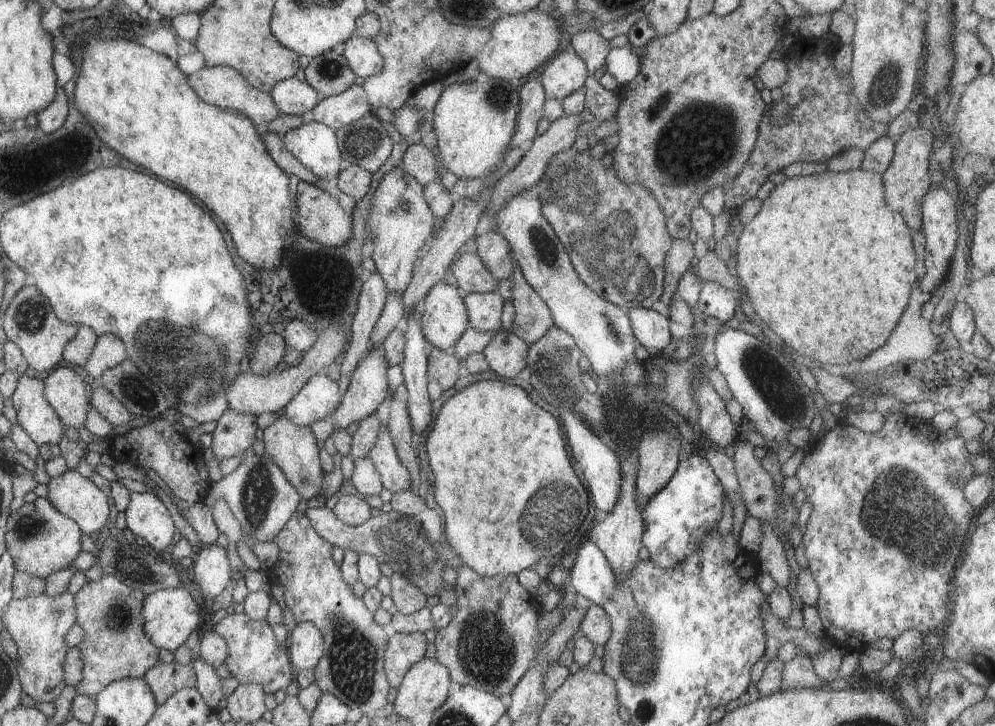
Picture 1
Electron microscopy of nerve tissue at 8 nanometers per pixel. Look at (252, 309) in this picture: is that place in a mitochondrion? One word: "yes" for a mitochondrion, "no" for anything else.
no

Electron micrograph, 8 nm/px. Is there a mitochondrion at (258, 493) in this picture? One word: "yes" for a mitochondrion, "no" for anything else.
yes

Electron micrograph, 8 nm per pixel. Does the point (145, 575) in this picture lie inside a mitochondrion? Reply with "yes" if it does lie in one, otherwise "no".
yes

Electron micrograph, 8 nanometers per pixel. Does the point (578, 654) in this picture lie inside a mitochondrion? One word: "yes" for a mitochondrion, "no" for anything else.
no

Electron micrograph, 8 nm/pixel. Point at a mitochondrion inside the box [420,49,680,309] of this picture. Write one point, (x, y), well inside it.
(499, 97)

